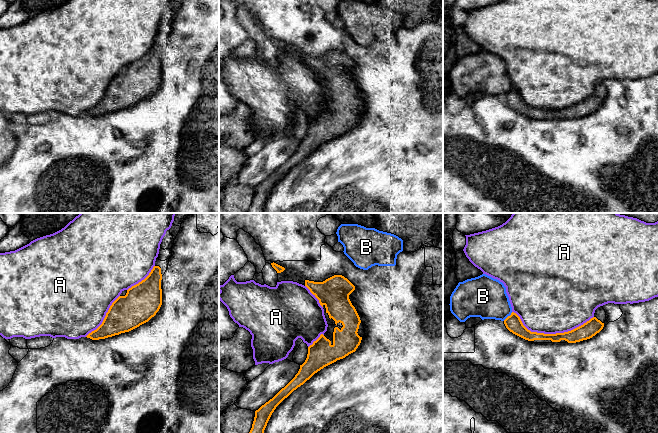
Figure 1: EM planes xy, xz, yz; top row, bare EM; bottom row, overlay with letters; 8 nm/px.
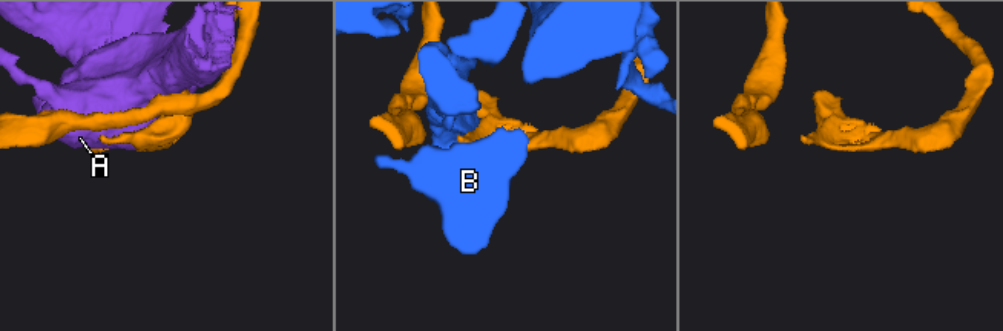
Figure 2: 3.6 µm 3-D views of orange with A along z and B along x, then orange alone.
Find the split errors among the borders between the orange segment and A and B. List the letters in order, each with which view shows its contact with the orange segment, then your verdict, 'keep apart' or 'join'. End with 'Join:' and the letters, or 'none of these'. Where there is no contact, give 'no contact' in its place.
A: contact in yz; keep apart
B: contact in yz; keep apart
Join: none of these

